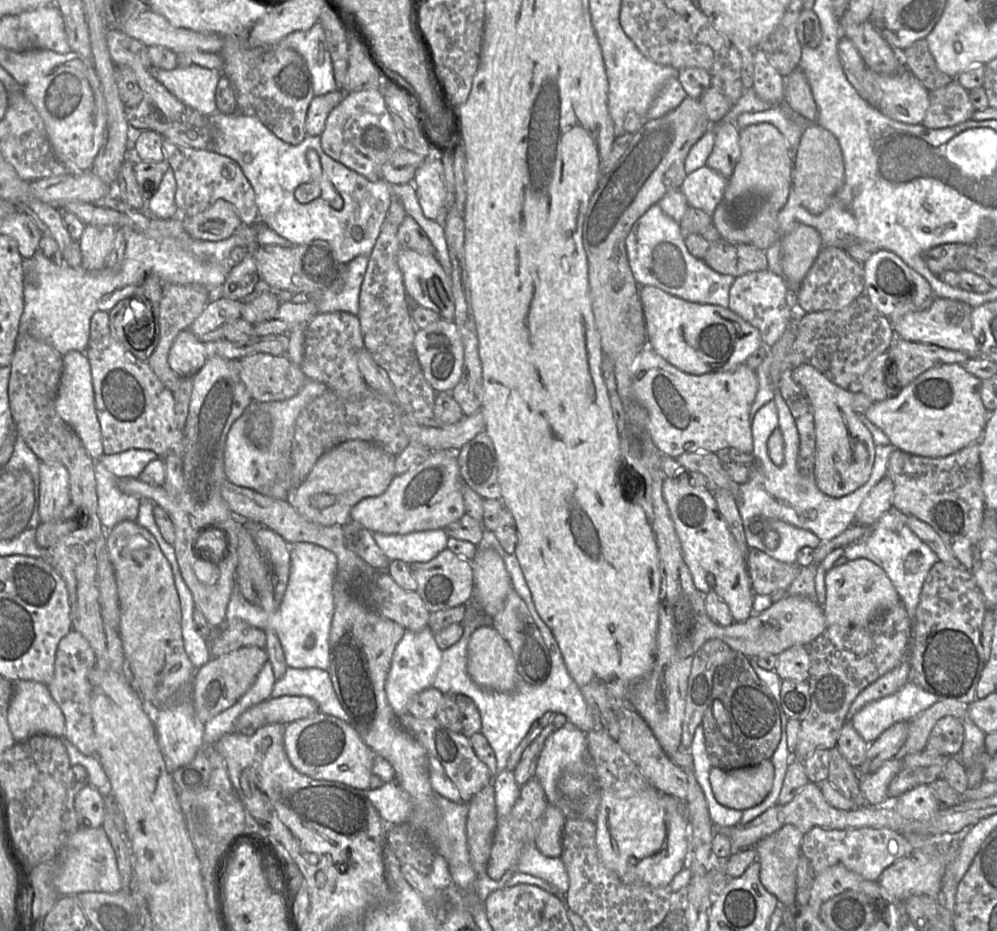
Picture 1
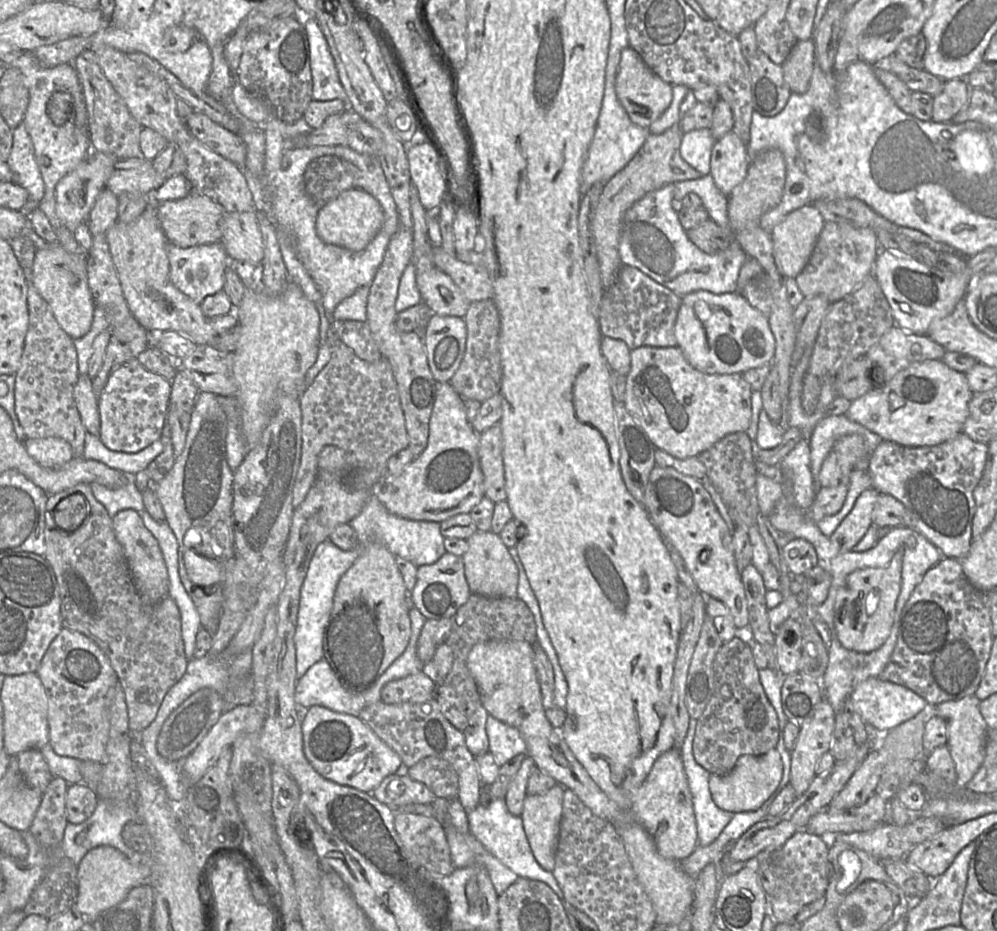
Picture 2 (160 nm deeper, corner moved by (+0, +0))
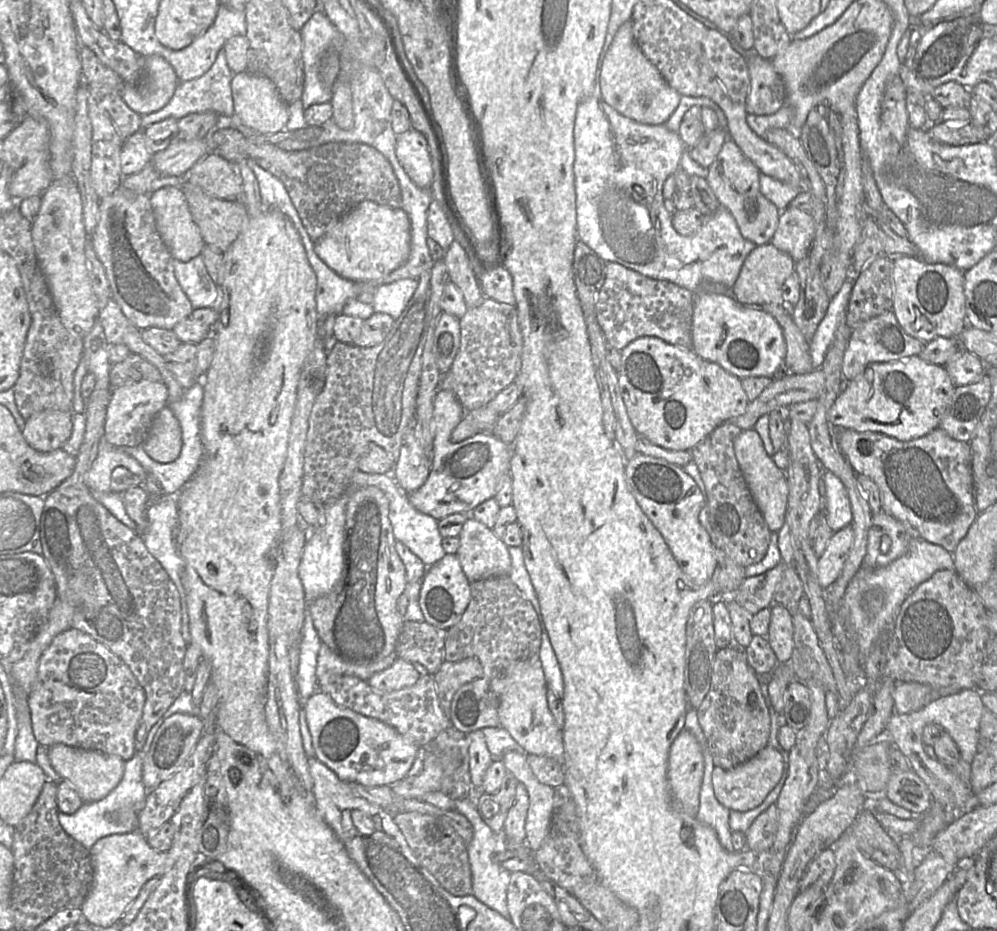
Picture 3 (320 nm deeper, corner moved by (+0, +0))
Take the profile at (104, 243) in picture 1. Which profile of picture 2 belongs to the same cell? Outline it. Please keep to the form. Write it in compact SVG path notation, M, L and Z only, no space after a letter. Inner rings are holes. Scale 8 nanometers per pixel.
M106 187L99 193L88 217L92 235L105 234L118 220L118 196Z

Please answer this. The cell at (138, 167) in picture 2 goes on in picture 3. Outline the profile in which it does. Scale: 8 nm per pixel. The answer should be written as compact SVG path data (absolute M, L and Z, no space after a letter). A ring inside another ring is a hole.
M177 139L166 150L153 155L151 165L159 176L184 177L210 152L206 139Z

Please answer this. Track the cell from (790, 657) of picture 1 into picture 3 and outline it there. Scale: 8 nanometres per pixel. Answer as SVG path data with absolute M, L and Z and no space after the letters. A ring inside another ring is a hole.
M774 603L767 640L780 664L790 663L794 652L793 615L782 605Z

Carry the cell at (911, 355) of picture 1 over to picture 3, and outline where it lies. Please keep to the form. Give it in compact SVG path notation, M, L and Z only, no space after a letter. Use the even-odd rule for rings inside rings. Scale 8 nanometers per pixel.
M887 311L852 330L842 363L844 381L854 379L872 363L887 363L918 355L926 343L908 335L899 324L895 314Z

